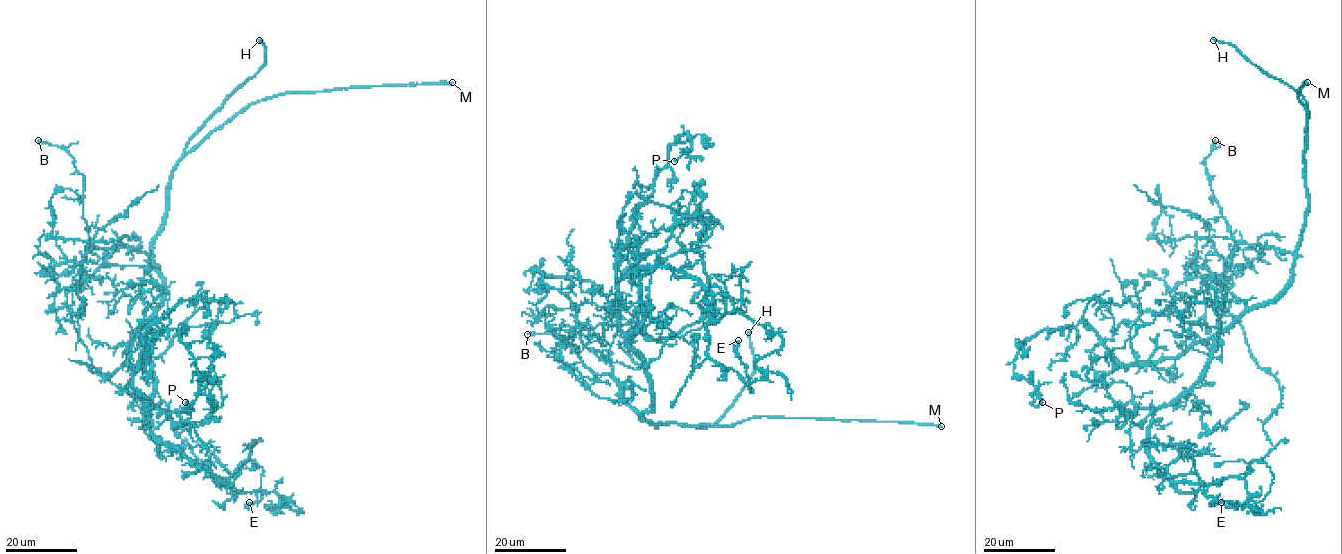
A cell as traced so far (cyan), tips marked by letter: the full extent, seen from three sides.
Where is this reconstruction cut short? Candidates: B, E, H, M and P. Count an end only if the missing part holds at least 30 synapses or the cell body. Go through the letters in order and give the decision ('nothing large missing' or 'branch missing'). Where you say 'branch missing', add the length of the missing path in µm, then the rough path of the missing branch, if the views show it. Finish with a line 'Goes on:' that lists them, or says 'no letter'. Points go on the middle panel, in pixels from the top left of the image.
B: nothing large missing
E: nothing large missing
H: branch missing | 100 µm | (748, 332), (740, 249), (727, 214), (690, 136), (668, 106), (646, 94)
M: branch missing | 300 µm
P: nothing large missing
Goes on: H, M

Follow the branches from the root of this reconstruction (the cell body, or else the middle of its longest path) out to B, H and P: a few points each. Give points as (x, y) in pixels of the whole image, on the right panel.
B: (1245, 310), (1276, 298), (1291, 279), (1293, 256), (1272, 248), (1237, 247), (1204, 163), (1215, 140)
H: (1245, 310), (1270, 304), (1291, 279), (1308, 205), (1308, 107), (1234, 46), (1213, 40)
P: (1245, 310), (1142, 364), (1121, 364), (1085, 323), (1040, 330), (1014, 373), (1042, 402)

